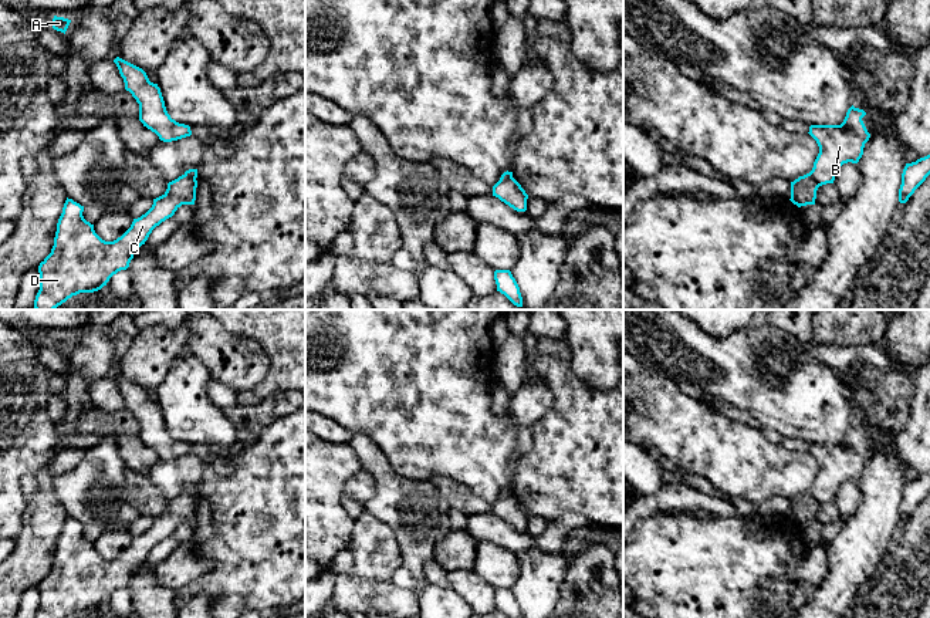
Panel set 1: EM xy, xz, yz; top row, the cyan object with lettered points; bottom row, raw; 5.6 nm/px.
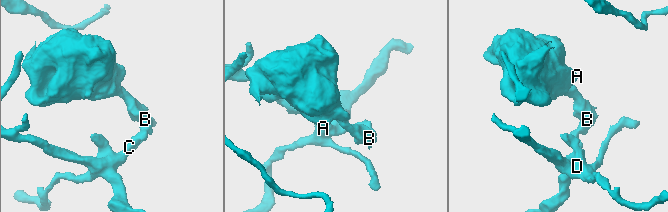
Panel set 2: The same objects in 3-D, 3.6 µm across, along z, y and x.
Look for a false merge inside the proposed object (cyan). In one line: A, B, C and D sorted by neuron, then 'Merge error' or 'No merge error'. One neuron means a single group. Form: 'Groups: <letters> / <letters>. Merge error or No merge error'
Groups: A B / C D. Merge error

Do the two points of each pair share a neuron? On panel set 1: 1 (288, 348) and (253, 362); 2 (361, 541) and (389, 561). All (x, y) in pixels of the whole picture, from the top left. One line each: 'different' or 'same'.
1: different
2: same

